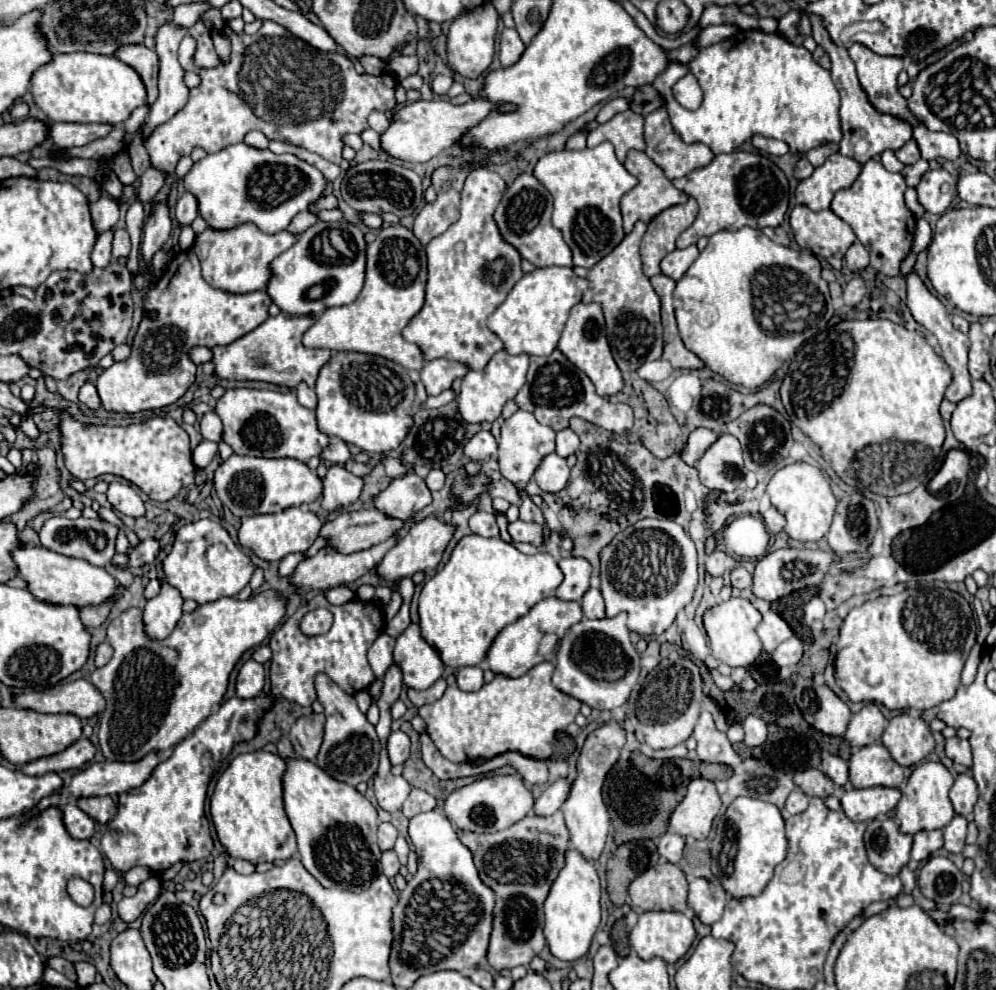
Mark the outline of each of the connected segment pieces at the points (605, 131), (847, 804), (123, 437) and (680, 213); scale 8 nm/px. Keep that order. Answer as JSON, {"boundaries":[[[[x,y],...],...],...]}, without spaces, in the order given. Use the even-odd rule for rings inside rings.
{"boundaries":[[[[632,109],[614,115],[604,125],[598,125],[596,129],[592,129],[588,135],[588,147],[596,147],[602,141],[610,141],[616,149],[618,161],[624,163],[626,153],[630,149],[638,149],[638,151],[646,149],[644,117],[634,113]]],[[[872,787],[872,789],[852,789],[842,795],[842,809],[852,821],[872,821],[881,815],[887,815],[896,807],[900,799],[898,789]]],[[[62,417],[62,451],[68,471],[80,481],[114,473],[138,485],[154,501],[168,501],[194,483],[196,467],[192,463],[190,439],[172,417],[152,417],[128,427],[84,427],[70,417]]],[[[688,197],[686,203],[668,207],[648,223],[640,247],[646,277],[660,275],[660,261],[664,259],[664,255],[676,249],[674,243],[678,235],[694,223],[696,215],[698,215],[698,203],[694,197]]]]}

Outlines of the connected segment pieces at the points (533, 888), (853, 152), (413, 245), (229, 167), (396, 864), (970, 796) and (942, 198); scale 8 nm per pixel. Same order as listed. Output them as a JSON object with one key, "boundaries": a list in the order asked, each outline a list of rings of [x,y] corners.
{"boundaries":[[[[556,811],[550,817],[528,815],[512,827],[496,833],[462,833],[460,841],[470,849],[478,877],[496,895],[494,923],[490,933],[490,945],[486,959],[492,969],[514,969],[518,965],[528,967],[534,955],[544,945],[544,899],[552,881],[564,865],[564,853],[570,845],[570,835],[564,823],[564,815]]],[[[810,15],[812,19],[812,37],[818,45],[822,45],[826,49],[826,53],[830,55],[832,61],[832,81],[838,87],[838,91],[842,91],[842,107],[840,107],[840,121],[842,121],[842,141],[840,141],[840,153],[846,157],[856,159],[860,165],[864,165],[868,159],[872,159],[874,155],[880,155],[886,149],[898,151],[908,139],[912,139],[912,127],[904,121],[894,119],[892,115],[882,115],[880,111],[876,111],[872,107],[872,103],[868,101],[868,95],[862,91],[862,85],[858,83],[856,77],[856,69],[854,69],[854,61],[850,59],[848,51],[844,47],[838,47],[830,41],[829,33],[822,25],[822,20],[816,15]]],[[[402,225],[382,227],[372,243],[366,245],[366,279],[358,299],[350,305],[326,309],[304,333],[302,345],[308,349],[358,351],[382,355],[406,369],[422,369],[424,357],[418,345],[402,337],[402,329],[424,305],[426,253],[414,233]]],[[[234,143],[196,161],[182,183],[196,197],[198,215],[210,229],[226,231],[242,223],[254,223],[264,233],[278,233],[288,227],[296,213],[306,211],[318,199],[326,179],[296,155],[274,155],[270,149],[258,151],[246,143]]],[[[384,851],[384,853],[382,853],[382,867],[384,867],[384,875],[386,875],[388,879],[392,879],[392,877],[398,875],[398,871],[400,871],[400,861],[398,861],[398,857],[396,857],[394,851]]],[[[960,773],[950,789],[950,799],[952,799],[952,805],[954,805],[954,811],[958,815],[964,815],[964,817],[970,817],[972,815],[972,809],[978,801],[978,785],[974,783],[974,779],[966,773]]],[[[942,167],[934,171],[926,171],[922,175],[920,183],[916,185],[918,191],[918,201],[928,213],[938,213],[942,215],[952,199],[956,197],[956,179]]]]}

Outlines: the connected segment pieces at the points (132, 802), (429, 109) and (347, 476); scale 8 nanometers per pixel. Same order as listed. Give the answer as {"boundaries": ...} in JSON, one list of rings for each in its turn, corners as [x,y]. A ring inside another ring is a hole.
{"boundaries":[[[[232,697],[230,701],[226,701],[226,713],[230,715],[228,717],[228,723],[224,723],[226,725],[226,731],[222,733],[222,735],[212,735],[214,739],[210,739],[210,717],[192,733],[192,735],[188,735],[184,741],[180,741],[174,749],[172,749],[172,753],[170,753],[170,757],[166,757],[156,769],[154,769],[154,773],[152,773],[152,777],[144,783],[144,785],[140,785],[138,789],[132,789],[132,791],[128,791],[128,793],[122,793],[120,795],[120,803],[118,803],[118,813],[116,813],[116,817],[106,825],[106,833],[104,833],[104,837],[102,837],[102,853],[108,857],[108,861],[112,863],[112,867],[116,869],[116,871],[128,871],[128,869],[132,869],[132,867],[136,867],[136,865],[142,865],[142,867],[150,867],[154,873],[162,873],[164,869],[168,869],[170,865],[174,865],[174,863],[190,863],[190,861],[196,861],[196,859],[204,859],[204,857],[208,857],[210,853],[212,853],[212,837],[210,837],[210,825],[208,825],[208,819],[206,819],[206,815],[204,815],[204,801],[206,801],[206,789],[208,789],[208,783],[210,783],[210,777],[212,777],[212,767],[216,767],[222,759],[224,759],[224,755],[226,755],[226,749],[232,749],[232,745],[236,745],[236,743],[240,743],[240,741],[248,741],[248,739],[252,739],[254,735],[256,735],[256,721],[260,719],[260,715],[262,715],[262,711],[264,709],[268,709],[272,705],[272,699],[270,697],[254,697],[254,699],[240,699],[240,697]]],[[[480,97],[464,103],[464,105],[452,105],[450,101],[432,99],[432,101],[414,101],[406,103],[402,107],[396,107],[390,119],[390,125],[384,133],[380,133],[380,149],[388,153],[392,159],[418,163],[428,161],[434,155],[438,155],[444,149],[454,147],[454,143],[474,125],[478,125],[492,109],[496,109],[494,103],[484,101]]],[[[342,465],[328,467],[322,485],[322,507],[326,511],[350,507],[362,491],[362,479],[346,471]]]]}

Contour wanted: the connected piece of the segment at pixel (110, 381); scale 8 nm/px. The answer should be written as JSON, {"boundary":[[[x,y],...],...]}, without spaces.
{"boundary":[[[192,249],[180,251],[144,301],[146,309],[158,311],[158,319],[144,317],[132,341],[132,355],[100,373],[96,389],[102,407],[112,413],[138,413],[172,405],[194,383],[196,365],[190,361],[188,351],[196,345],[228,345],[250,333],[268,319],[270,303],[266,291],[234,295],[210,287],[202,279],[196,253]]]}

